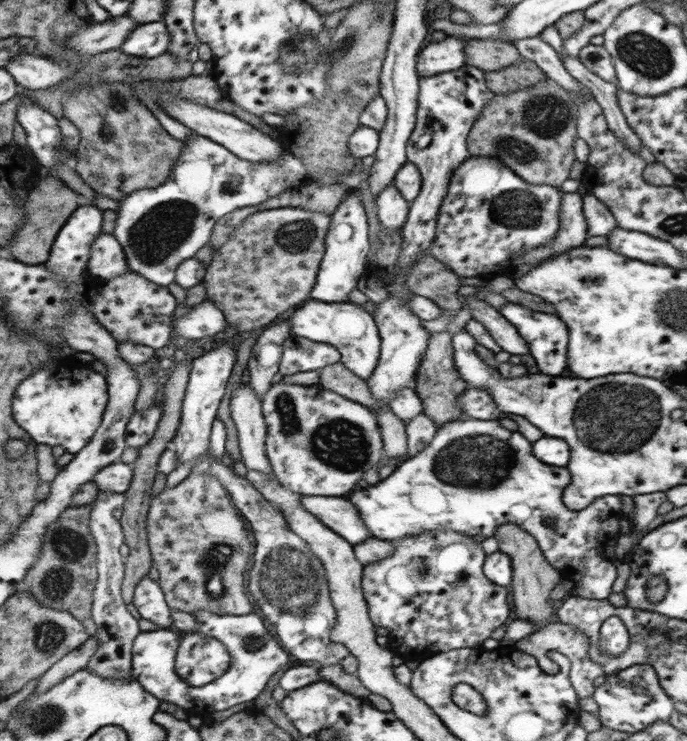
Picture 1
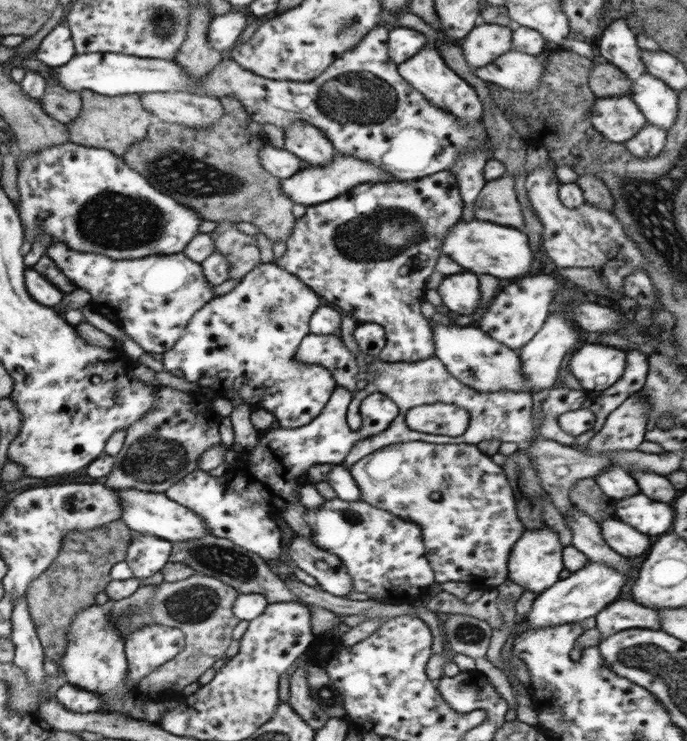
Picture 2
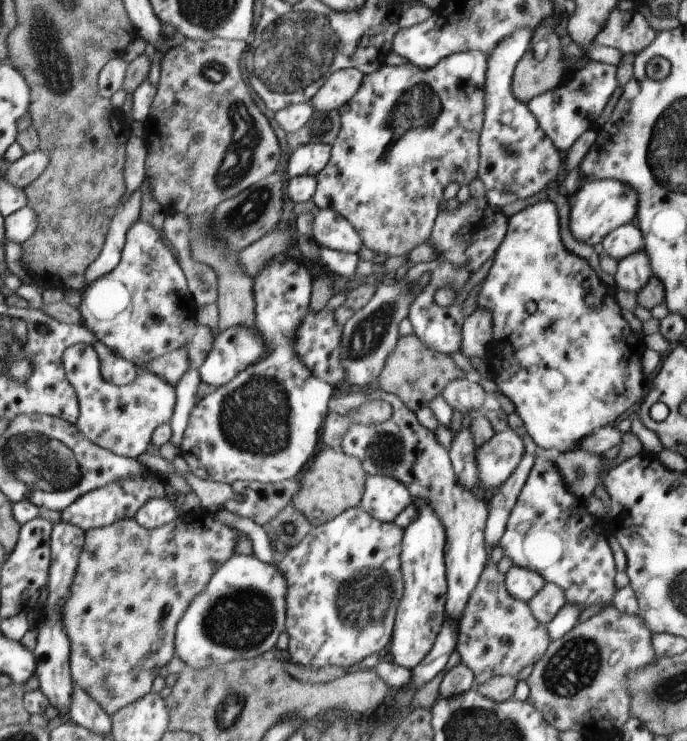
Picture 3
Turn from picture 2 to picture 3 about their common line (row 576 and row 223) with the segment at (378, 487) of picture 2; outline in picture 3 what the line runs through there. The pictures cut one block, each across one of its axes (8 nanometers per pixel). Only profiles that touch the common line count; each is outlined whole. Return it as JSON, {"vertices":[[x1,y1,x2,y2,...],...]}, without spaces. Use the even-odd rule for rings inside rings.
{"vertices":[[471,196,469,202,460,205,455,212,449,212,447,208,439,211,428,241,439,252,439,261,462,265,473,274,497,251,506,236,508,224,509,219,502,210,491,207,486,199,477,200]]}

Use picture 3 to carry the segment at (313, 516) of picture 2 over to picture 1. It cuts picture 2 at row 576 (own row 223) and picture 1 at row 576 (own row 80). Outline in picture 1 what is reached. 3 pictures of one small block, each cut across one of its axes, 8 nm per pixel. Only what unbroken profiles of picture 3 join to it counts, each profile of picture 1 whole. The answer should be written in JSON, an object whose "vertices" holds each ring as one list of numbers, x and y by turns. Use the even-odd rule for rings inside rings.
{"vertices":[[422,532,422,534,418,535,408,535,405,539,398,539,392,541,392,543,394,552,392,552,391,556,363,566,362,591,366,598,367,611,371,621,376,627,388,628,388,638,390,639,388,646,392,648,394,654,403,657,405,660,417,659,417,662,421,663,438,653,476,647,484,642,496,628,502,626,508,620,508,616,510,616,510,604,506,599,508,590,490,582,483,573,483,564,487,554,484,552,481,542,476,542,471,536,461,535,460,532,438,532,438,535]]}

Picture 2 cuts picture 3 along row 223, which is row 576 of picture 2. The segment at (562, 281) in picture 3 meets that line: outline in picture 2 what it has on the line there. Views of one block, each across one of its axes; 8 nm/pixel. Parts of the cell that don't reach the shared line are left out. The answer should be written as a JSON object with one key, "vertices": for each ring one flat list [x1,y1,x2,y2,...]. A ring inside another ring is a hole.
{"vertices":[[550,528,525,530,515,543,507,560,509,579,524,587,525,591,542,593,561,579,558,574,564,570,563,548,558,536]]}

